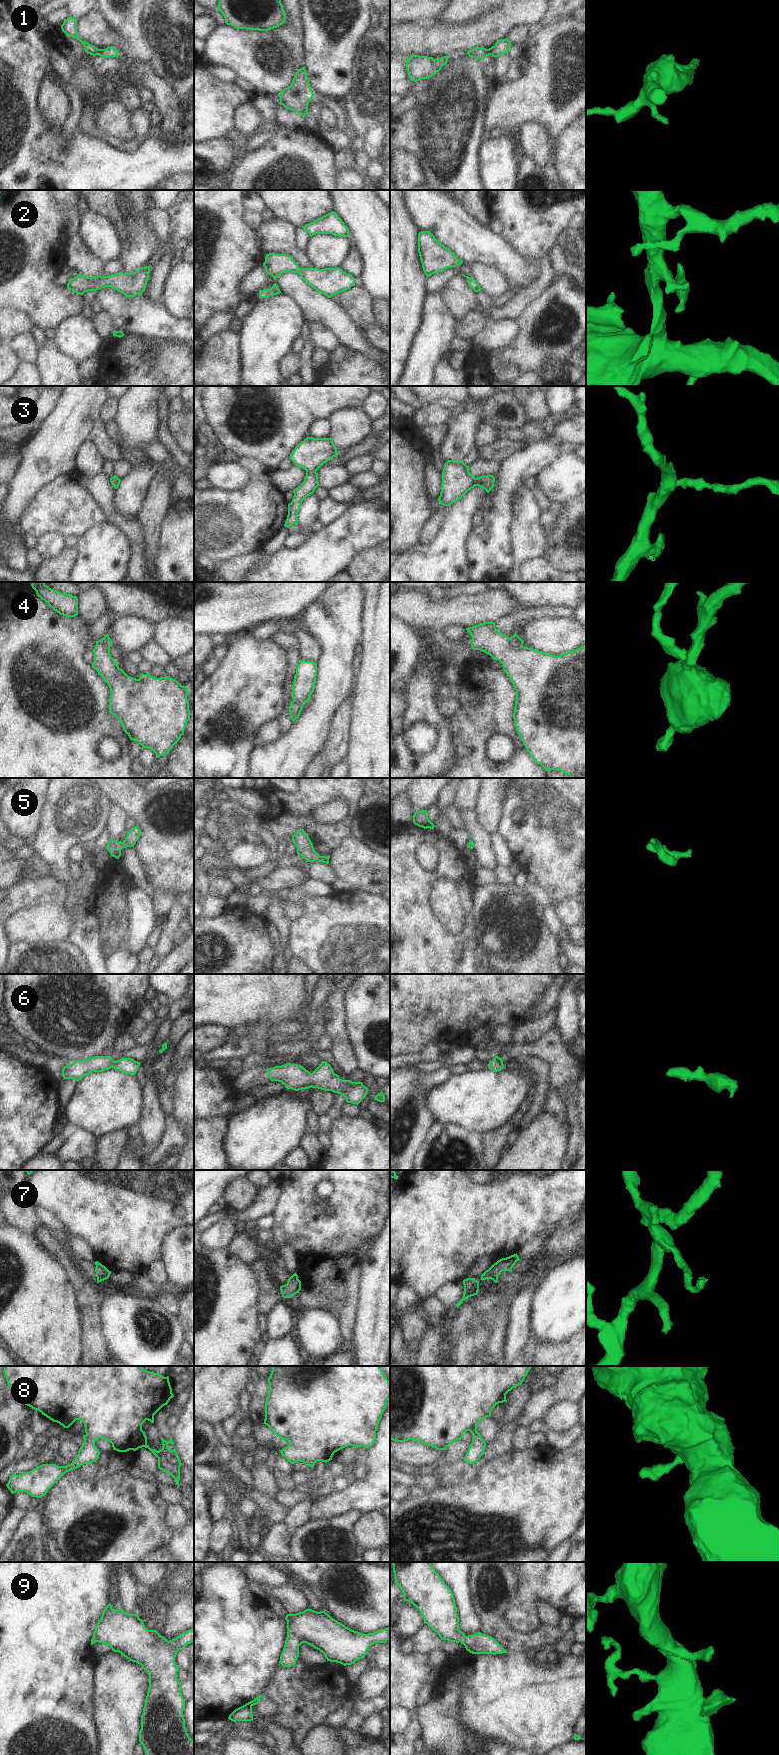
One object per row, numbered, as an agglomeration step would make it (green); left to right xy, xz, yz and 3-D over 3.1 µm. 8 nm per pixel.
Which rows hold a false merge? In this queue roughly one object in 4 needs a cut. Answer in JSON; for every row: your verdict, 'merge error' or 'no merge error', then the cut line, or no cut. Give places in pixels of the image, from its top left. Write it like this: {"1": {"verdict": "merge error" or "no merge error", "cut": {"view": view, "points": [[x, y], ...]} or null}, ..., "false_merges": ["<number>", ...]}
{"1": {"verdict": "no merge error", "cut": null}, "2": {"verdict": "no merge error", "cut": null}, "3": {"verdict": "no merge error", "cut": null}, "4": {"verdict": "merge error", "cut": {"view": "yz", "points": [[508, 638], [514, 647], [521, 646]]}}, "5": {"verdict": "no merge error", "cut": null}, "6": {"verdict": "no merge error", "cut": null}, "7": {"verdict": "no merge error", "cut": null}, "8": {"verdict": "no merge error", "cut": null}, "9": {"verdict": "no merge error", "cut": null}, "false_merges": ["4"]}

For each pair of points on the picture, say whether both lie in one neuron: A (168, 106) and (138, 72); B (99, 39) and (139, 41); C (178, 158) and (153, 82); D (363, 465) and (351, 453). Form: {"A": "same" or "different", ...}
{"A": "same", "B": "different", "C": "different", "D": "different"}

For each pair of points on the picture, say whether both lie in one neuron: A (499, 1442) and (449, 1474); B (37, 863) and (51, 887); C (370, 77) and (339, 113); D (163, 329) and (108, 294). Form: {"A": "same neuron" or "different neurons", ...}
{"A": "same neuron", "B": "different neurons", "C": "different neurons", "D": "same neuron"}

